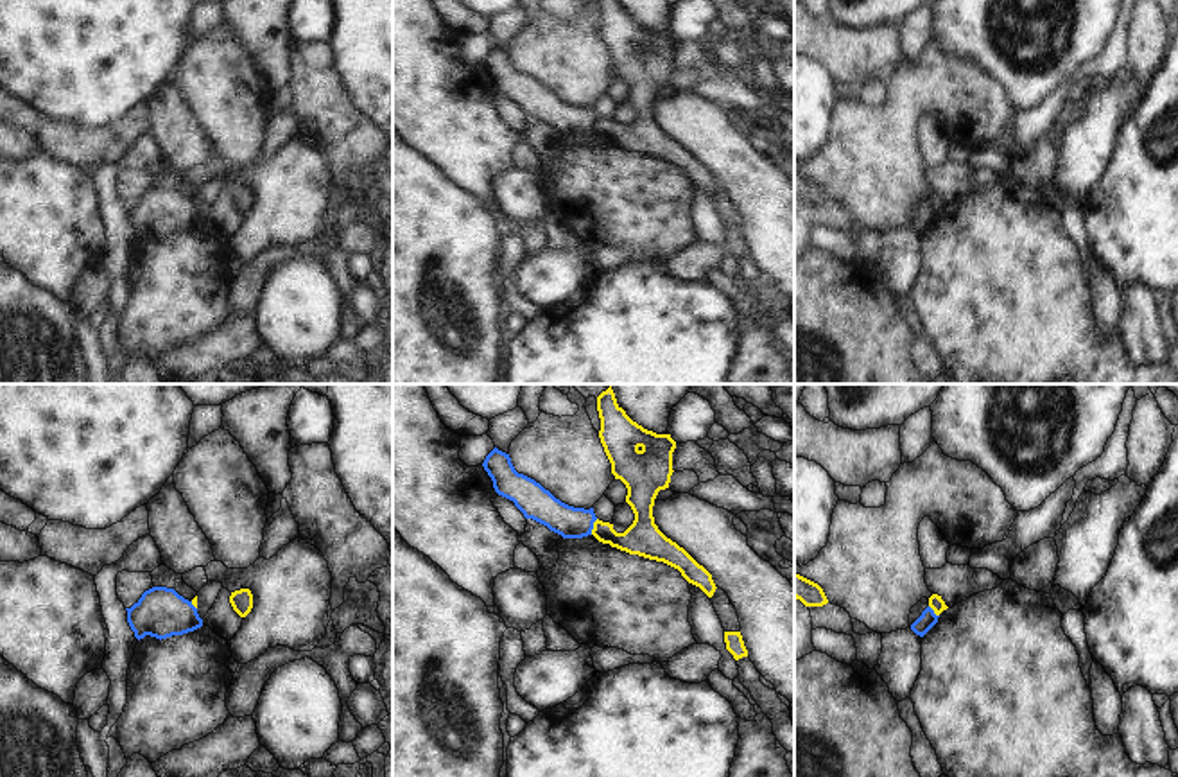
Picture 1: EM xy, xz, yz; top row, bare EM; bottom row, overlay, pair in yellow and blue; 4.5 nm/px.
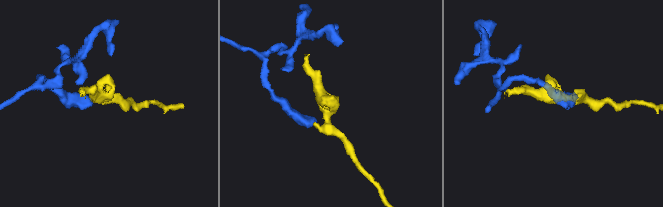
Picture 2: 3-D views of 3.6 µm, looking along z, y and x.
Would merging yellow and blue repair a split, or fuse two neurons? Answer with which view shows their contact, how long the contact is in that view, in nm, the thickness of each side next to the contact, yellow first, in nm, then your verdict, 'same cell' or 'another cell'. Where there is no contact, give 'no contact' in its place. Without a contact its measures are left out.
xz | 80 nm | 160/140 nm | another cell

